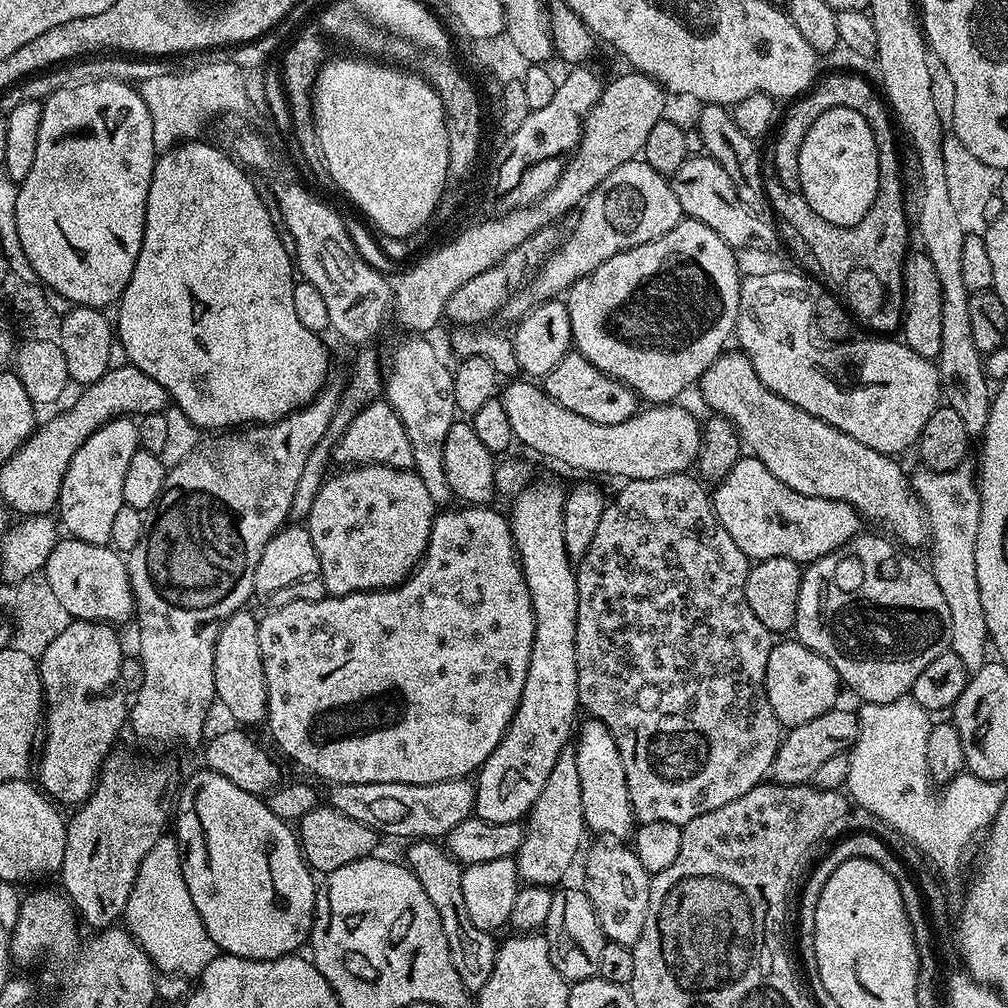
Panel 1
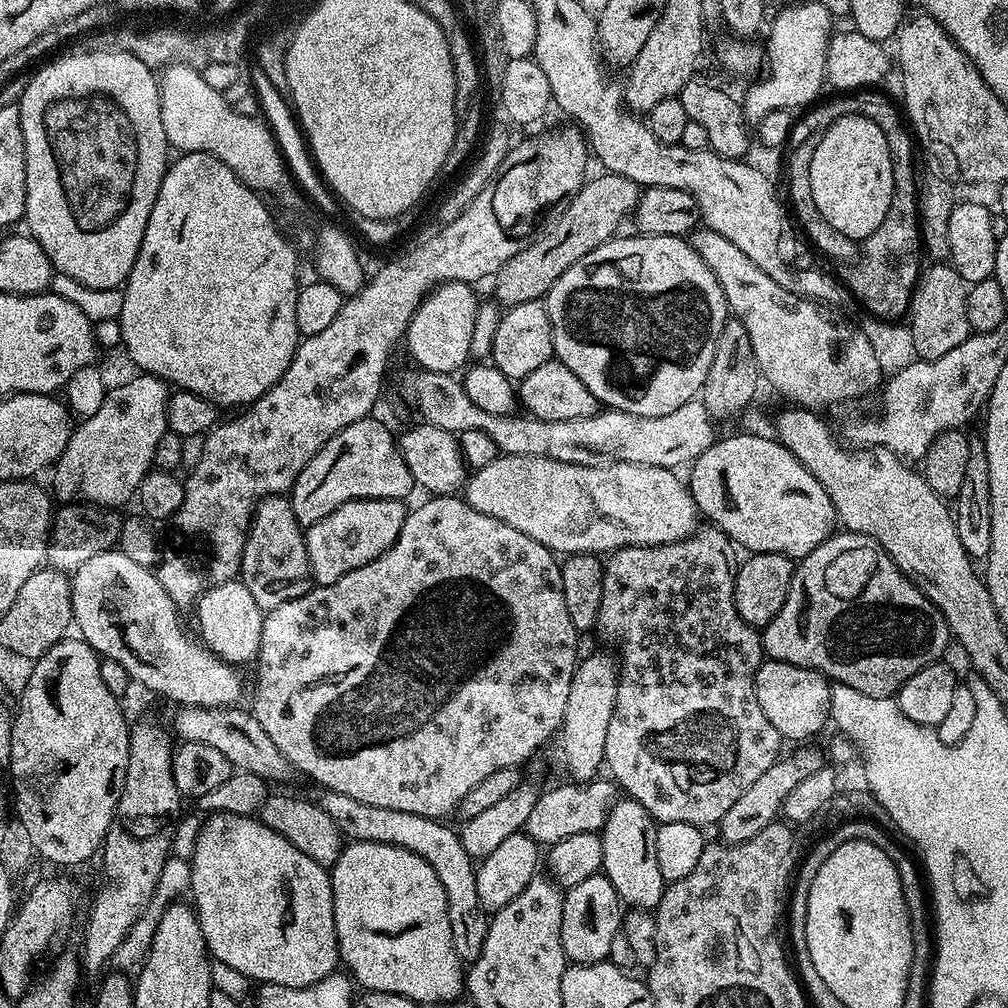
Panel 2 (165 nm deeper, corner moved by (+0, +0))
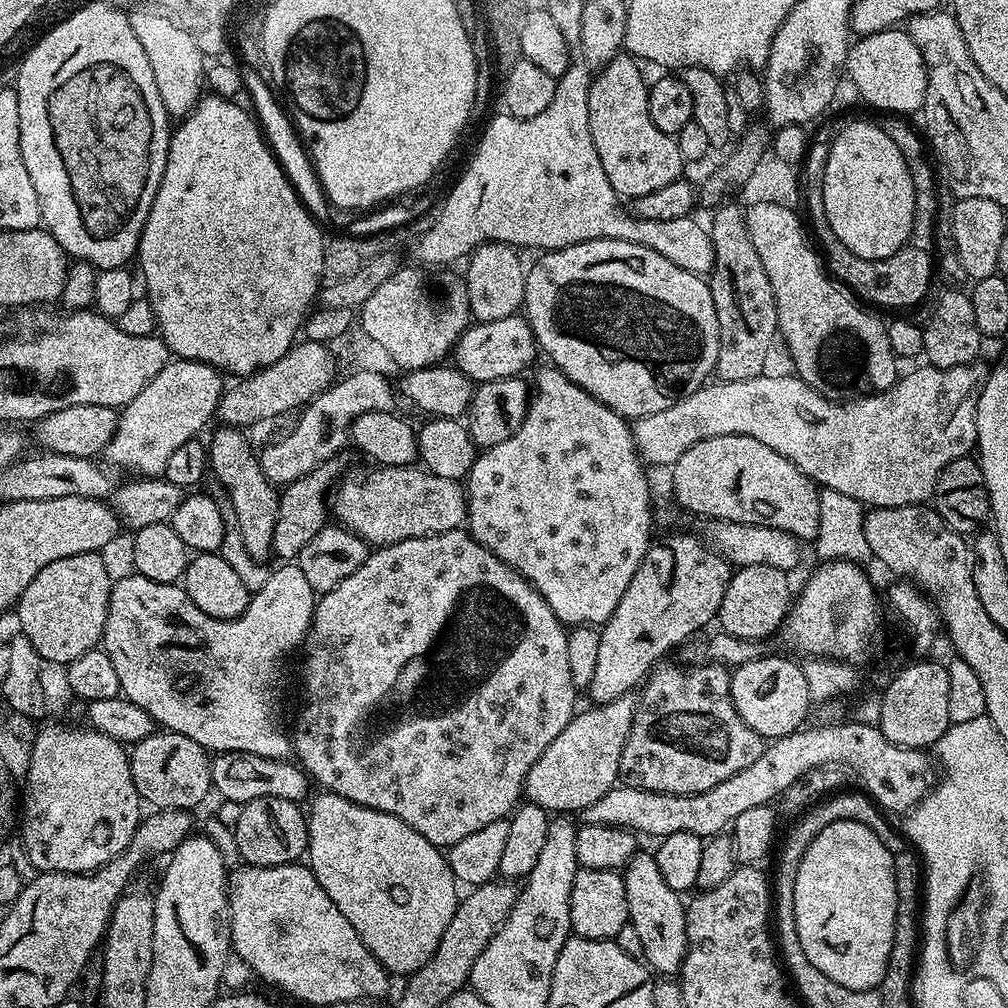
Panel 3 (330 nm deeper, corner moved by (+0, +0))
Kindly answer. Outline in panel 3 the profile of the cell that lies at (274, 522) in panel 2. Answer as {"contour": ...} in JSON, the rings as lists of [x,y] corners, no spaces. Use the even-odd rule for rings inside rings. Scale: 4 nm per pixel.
{"contour":[[[217,427],[212,441],[207,441],[208,467],[211,475],[228,491],[228,500],[232,503],[232,516],[236,519],[236,528],[240,531],[240,540],[252,560],[269,559],[272,556],[274,526],[278,522],[278,506],[281,493],[277,485],[264,477],[260,468],[257,449],[252,449],[248,441],[249,433],[239,428]]]}

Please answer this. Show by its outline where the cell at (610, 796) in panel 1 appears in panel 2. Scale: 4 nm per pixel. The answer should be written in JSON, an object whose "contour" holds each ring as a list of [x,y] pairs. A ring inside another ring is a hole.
{"contour":[[[620,798],[613,803],[598,835],[602,842],[602,872],[607,876],[621,901],[632,910],[654,910],[666,887],[662,870],[658,870],[658,857],[654,854],[657,821],[637,800]]]}

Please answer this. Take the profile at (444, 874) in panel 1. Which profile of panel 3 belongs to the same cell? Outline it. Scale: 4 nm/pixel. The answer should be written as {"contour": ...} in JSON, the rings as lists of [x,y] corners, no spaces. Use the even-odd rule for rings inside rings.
{"contour":[[[222,752],[213,755],[211,761],[212,786],[215,795],[220,795],[221,801],[229,800],[242,806],[254,798],[262,798],[263,796],[266,798],[286,798],[297,802],[309,799],[309,777],[304,769],[295,763],[271,760],[270,758],[262,758],[258,754],[246,754],[245,752]]]}

